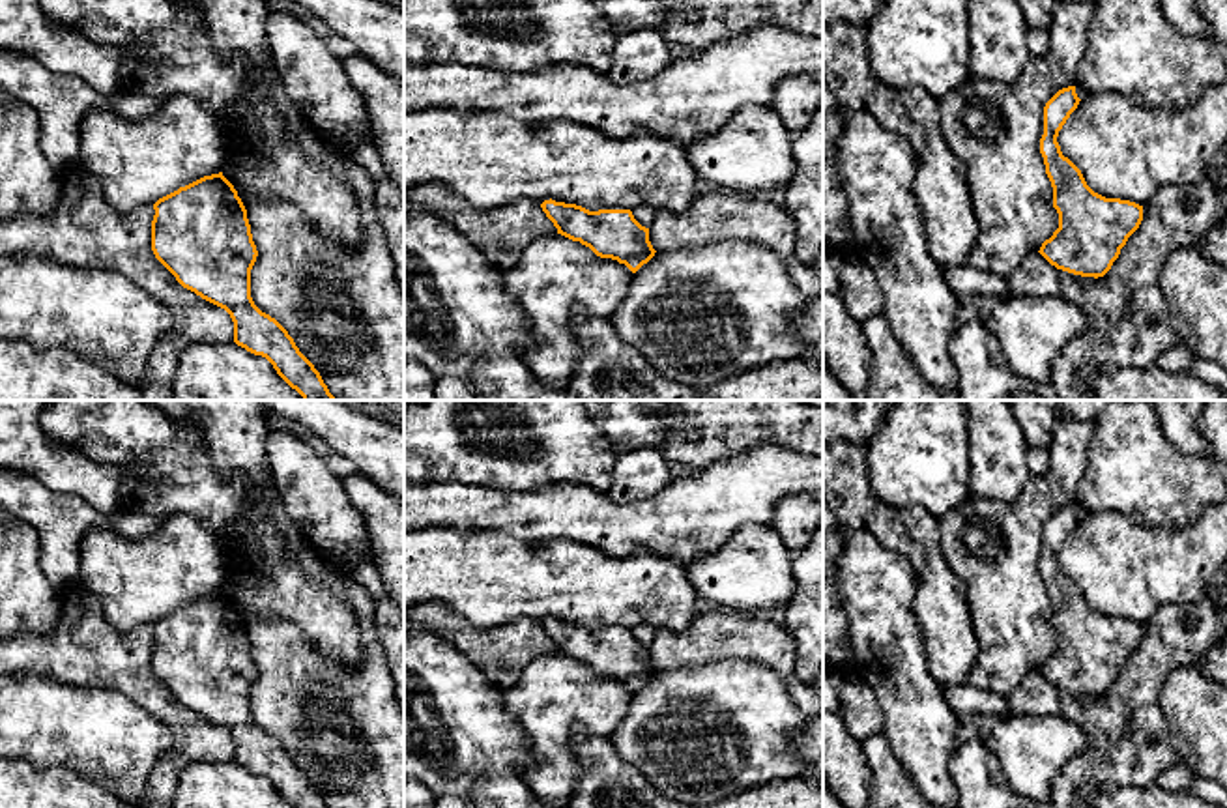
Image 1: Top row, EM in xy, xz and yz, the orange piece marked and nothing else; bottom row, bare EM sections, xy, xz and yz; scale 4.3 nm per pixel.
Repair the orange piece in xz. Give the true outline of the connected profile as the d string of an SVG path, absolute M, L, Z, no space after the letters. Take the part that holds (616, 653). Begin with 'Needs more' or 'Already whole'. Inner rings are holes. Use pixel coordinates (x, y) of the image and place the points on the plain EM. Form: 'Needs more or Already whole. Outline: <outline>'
Already whole. Outline: M544 619L541 623L557 653L580 660L600 677L612 677L636 692L655 675L649 647L642 645L630 628L589 630L576 623Z

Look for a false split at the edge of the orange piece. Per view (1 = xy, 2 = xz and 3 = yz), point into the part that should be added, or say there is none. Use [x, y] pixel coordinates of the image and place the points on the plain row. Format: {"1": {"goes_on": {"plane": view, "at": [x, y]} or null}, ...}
{"1": {"goes_on": null}, "2": {"goes_on": null}, "3": {"goes_on": null}}

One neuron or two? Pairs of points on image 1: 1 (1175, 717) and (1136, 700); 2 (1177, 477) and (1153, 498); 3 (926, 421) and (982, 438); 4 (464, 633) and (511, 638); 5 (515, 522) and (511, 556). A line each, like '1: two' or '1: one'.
1: two
2: one
3: two
4: one
5: two

